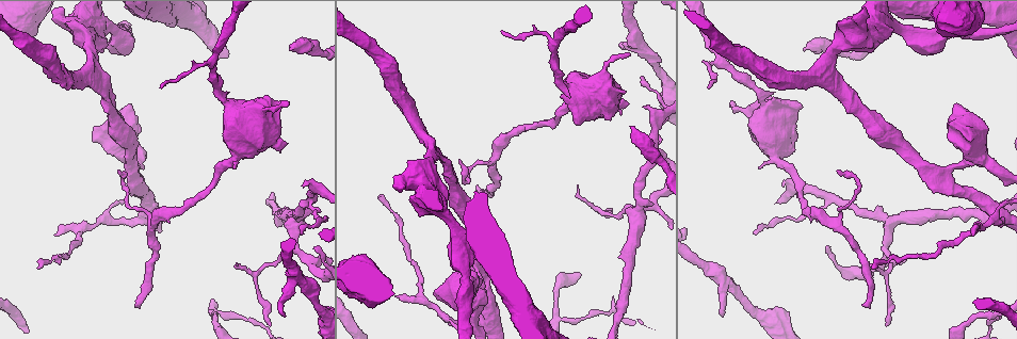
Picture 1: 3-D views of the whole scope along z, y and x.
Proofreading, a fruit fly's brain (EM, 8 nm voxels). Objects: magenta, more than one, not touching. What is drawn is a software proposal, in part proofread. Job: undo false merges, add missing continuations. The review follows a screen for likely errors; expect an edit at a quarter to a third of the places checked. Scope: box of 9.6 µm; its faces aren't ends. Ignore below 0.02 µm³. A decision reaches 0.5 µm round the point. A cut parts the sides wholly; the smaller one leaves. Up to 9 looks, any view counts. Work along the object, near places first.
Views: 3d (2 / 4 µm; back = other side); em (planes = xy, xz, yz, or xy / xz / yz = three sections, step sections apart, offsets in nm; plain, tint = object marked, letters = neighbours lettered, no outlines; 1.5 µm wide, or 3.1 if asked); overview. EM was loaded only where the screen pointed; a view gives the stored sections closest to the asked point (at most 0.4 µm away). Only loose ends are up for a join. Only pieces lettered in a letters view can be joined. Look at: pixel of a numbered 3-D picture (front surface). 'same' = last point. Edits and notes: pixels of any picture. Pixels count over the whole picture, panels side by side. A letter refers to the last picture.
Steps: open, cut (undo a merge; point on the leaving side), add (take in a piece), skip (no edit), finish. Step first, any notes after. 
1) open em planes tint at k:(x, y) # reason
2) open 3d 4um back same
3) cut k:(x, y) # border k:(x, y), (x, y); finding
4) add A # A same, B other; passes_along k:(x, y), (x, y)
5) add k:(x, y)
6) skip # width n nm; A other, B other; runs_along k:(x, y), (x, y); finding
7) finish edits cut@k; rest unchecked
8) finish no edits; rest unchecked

open 3d 4um at 1:(54, 234) # branch stops here

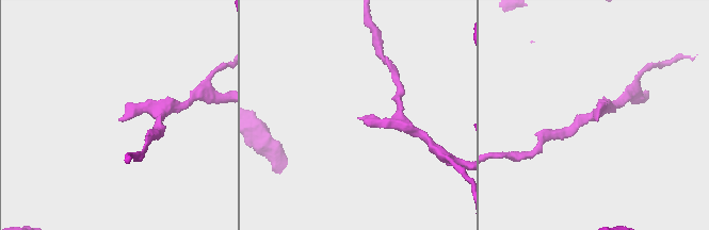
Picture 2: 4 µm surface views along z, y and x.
open em planes letters at 2:(360, 118)

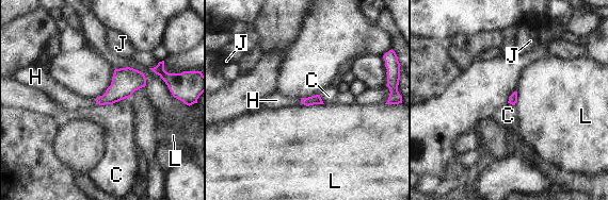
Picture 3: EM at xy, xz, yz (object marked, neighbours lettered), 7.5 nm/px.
add H # C other, H same, J other, L other; passes_along 3:(124, 84), (96, 102), (70, 102); it goes on there

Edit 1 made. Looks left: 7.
open overview # redraw

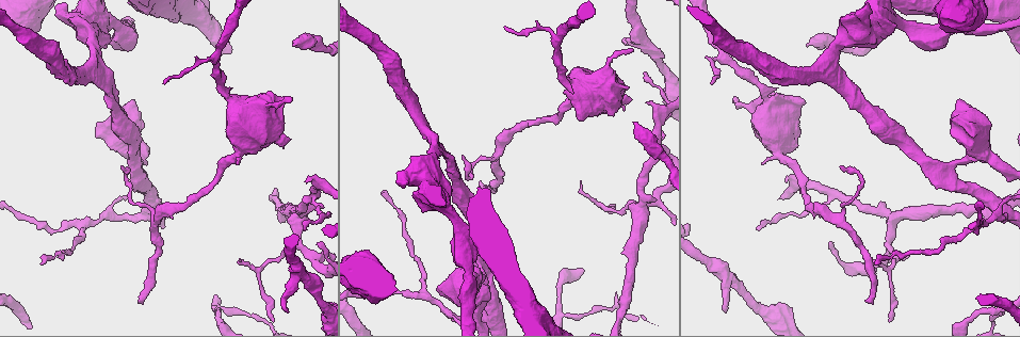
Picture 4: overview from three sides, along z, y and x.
open em planes plain at 4:(139, 302)

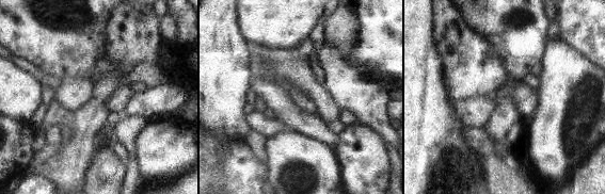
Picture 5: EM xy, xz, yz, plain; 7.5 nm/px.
open em planes letters same

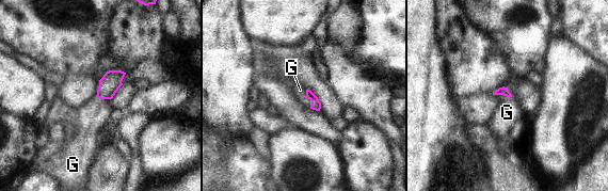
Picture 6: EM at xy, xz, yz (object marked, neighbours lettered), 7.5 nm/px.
add G # G same; passes_along 6:(316, 105), (307, 98), (300, 90); it goes on there

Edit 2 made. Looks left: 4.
open overview # redraw

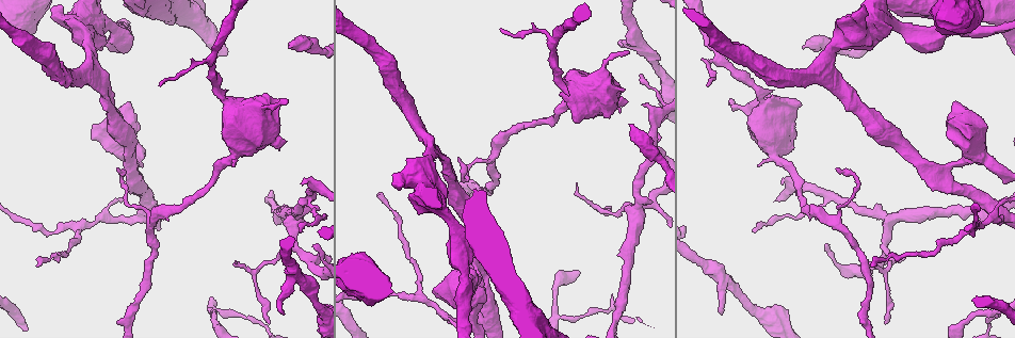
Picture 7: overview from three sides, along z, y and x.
open em planes letters at 7:(884, 248) # three-way junction

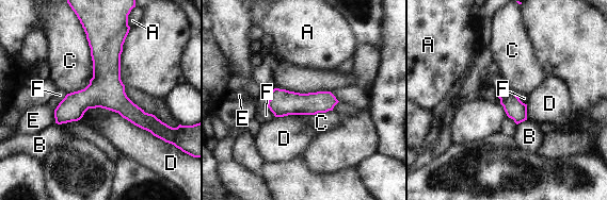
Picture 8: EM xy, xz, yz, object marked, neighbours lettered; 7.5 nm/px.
skip # A other, B other, C other, D other, E other, F other; border 8:(79, 119), (105, 107), (162, 140); one neuron here

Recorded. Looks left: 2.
finish edits add@3, add@6; rest unchecked

